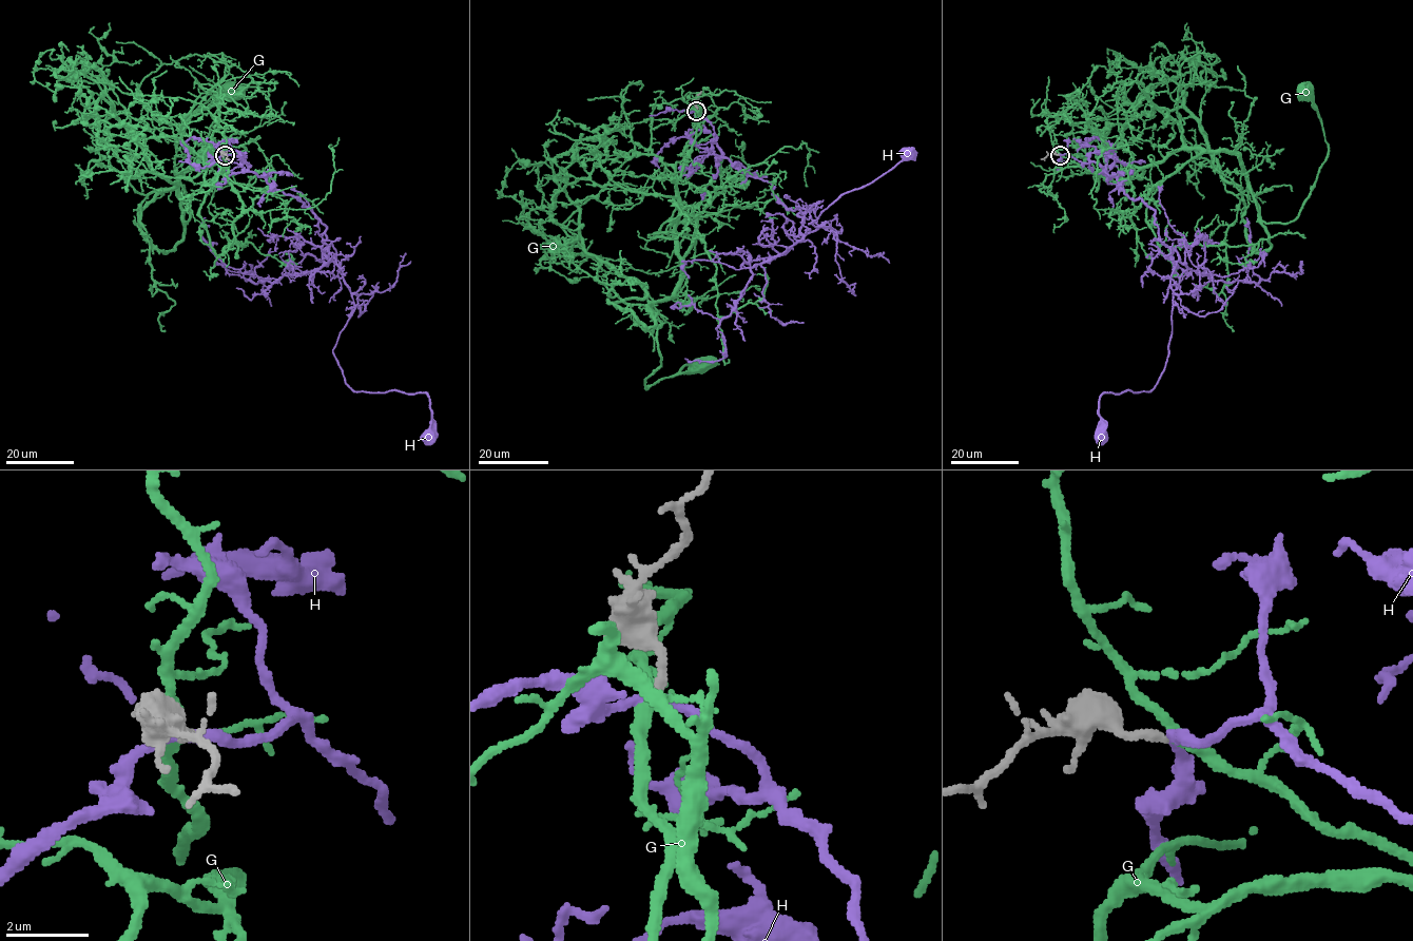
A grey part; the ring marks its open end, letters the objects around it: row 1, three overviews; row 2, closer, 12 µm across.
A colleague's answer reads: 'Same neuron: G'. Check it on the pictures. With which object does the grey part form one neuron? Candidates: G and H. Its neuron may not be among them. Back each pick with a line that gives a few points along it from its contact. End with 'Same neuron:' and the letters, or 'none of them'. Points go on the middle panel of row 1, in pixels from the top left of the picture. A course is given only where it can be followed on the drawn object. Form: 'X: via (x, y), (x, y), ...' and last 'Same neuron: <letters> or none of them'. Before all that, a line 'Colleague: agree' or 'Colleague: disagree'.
Colleague: agree
G: via (696, 111), (695, 139), (676, 184), (681, 285), (650, 306), (661, 365), (645, 385), (704, 363)
Same neuron: G

